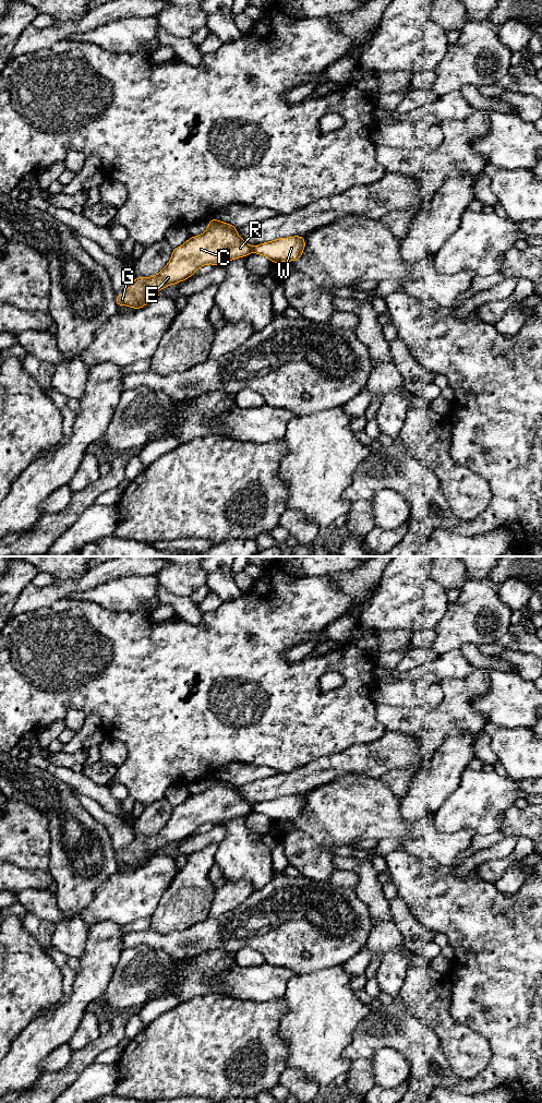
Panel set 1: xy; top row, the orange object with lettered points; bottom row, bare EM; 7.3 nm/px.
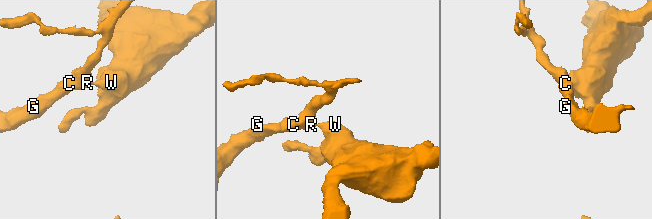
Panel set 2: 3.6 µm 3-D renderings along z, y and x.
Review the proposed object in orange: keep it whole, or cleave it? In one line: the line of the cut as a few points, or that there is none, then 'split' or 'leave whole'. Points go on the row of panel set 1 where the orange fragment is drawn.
cut xy (251, 248), (252, 251); split

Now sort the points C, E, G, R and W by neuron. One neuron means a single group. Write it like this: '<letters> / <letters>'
C E G R / W

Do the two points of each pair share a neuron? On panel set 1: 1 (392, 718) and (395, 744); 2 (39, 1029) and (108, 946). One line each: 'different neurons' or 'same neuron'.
1: different neurons
2: same neuron

